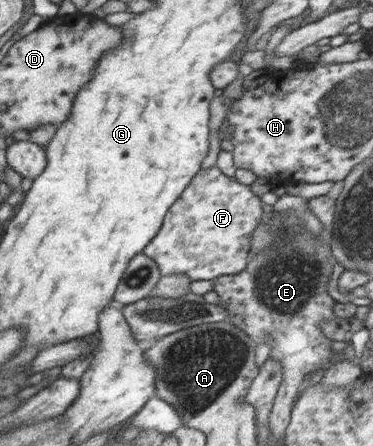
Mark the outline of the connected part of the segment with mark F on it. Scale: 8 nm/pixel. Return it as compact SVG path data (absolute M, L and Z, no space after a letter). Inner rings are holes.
M216 165L201 168L142 252L159 266L160 275L186 275L193 282L235 275L248 265L252 233L263 214L263 203L250 186L224 175Z

